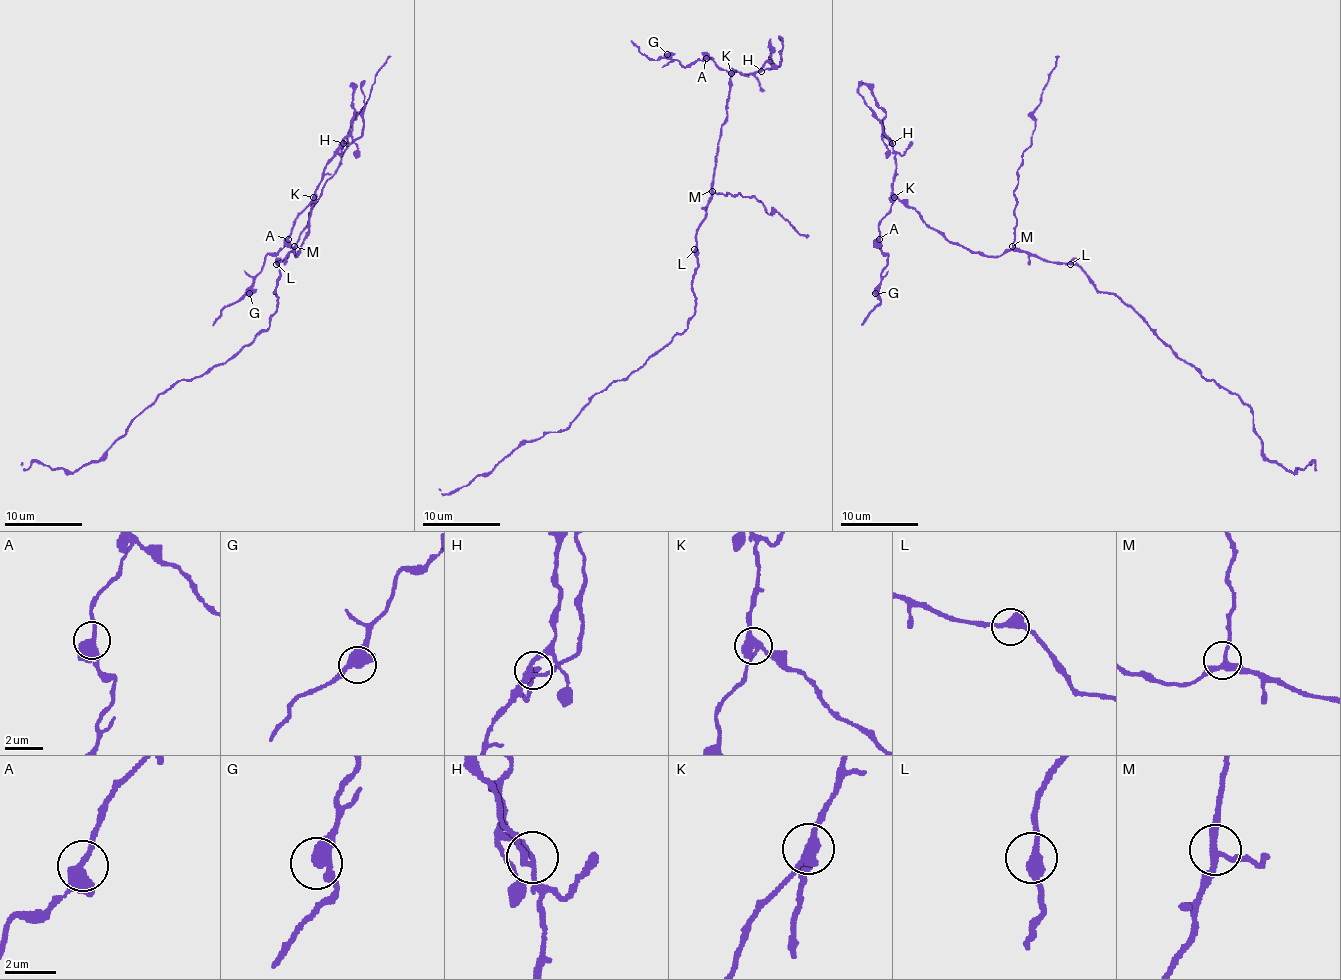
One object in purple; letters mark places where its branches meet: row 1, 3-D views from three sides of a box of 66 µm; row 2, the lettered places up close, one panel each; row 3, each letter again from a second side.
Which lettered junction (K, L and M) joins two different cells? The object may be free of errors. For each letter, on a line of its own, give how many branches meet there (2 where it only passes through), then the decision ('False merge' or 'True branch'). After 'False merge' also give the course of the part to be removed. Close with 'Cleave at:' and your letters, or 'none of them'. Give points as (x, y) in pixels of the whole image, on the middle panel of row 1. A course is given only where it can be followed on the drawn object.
K: Branches: 3. False merge. Course of the part to remove: (732, 73), (706, 58), (685, 67), (673, 59), (647, 59), (630, 40)
L: Branches: 2. True branch
M: Branches: 3. True branch
Cleave at: K

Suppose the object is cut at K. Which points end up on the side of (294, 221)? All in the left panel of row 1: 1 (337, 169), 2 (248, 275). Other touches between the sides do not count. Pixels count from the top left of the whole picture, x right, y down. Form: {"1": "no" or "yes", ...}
{"1": "no", "2": "yes"}

